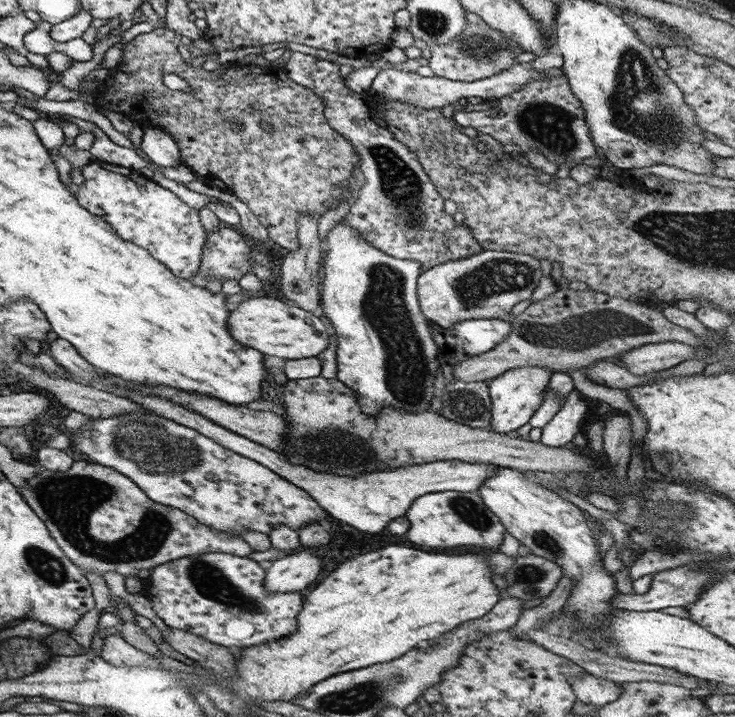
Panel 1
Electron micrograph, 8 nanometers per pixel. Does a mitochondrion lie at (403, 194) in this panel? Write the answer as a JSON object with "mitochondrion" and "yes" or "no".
{"mitochondrion":"yes"}

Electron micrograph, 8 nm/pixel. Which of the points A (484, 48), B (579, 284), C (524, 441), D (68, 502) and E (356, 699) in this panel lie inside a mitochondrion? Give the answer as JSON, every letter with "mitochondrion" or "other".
{"A":"mitochondrion","B":"other","C":"other","D":"mitochondrion","E":"mitochondrion"}

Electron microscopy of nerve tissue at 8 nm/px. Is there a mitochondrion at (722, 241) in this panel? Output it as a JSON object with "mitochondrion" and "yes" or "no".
{"mitochondrion":"yes"}

